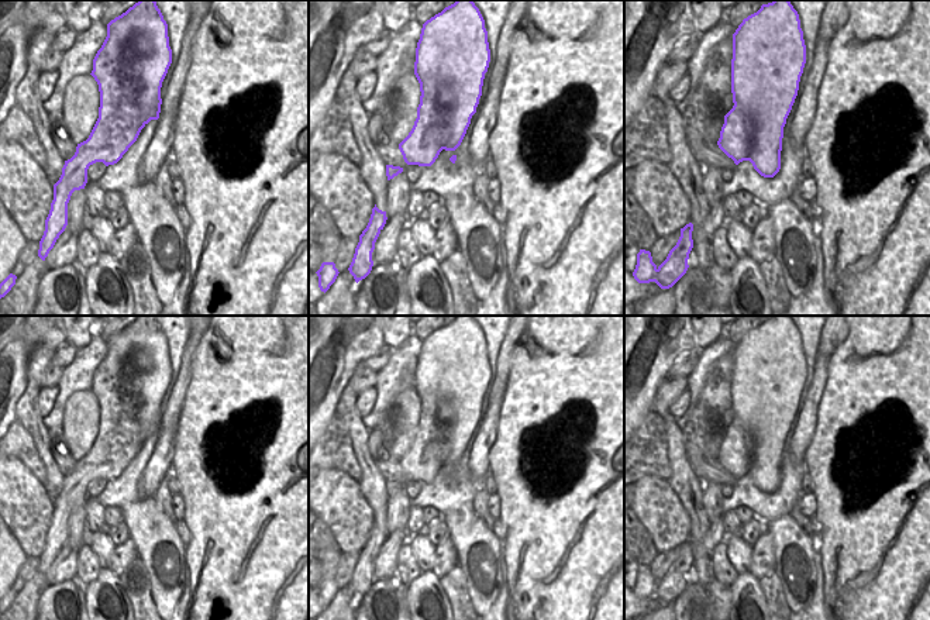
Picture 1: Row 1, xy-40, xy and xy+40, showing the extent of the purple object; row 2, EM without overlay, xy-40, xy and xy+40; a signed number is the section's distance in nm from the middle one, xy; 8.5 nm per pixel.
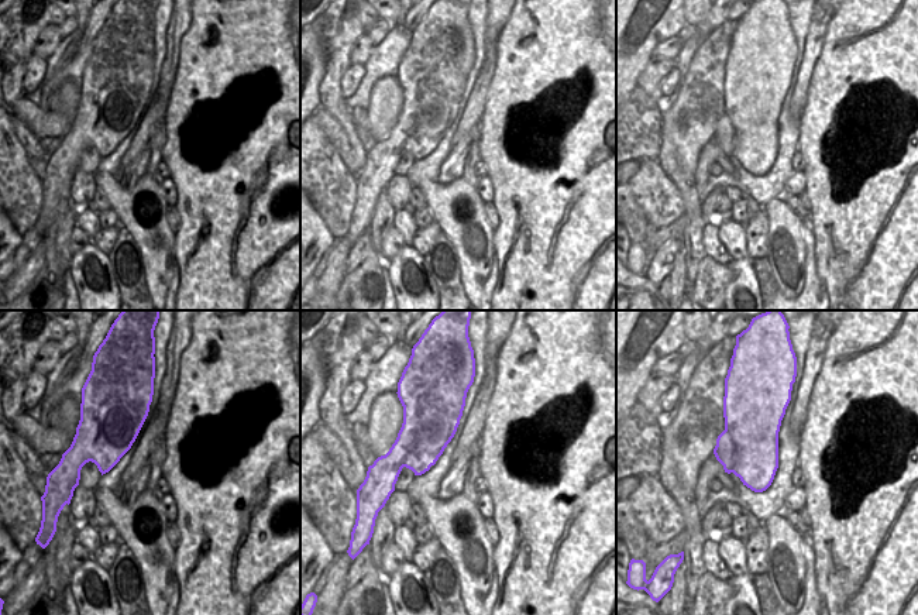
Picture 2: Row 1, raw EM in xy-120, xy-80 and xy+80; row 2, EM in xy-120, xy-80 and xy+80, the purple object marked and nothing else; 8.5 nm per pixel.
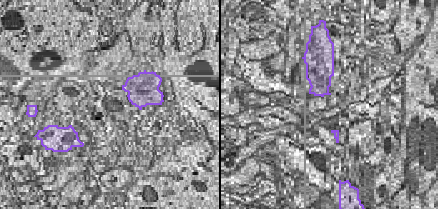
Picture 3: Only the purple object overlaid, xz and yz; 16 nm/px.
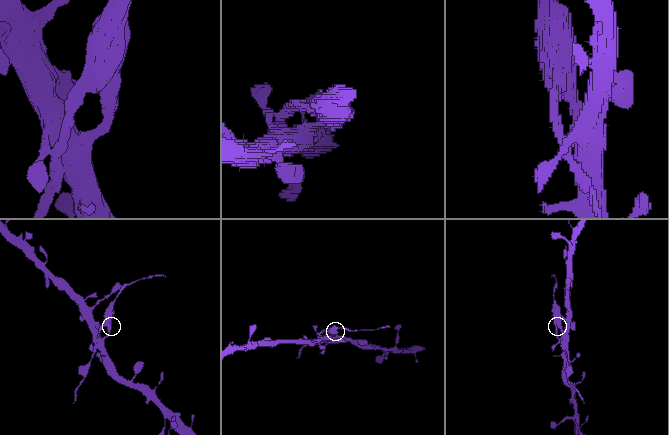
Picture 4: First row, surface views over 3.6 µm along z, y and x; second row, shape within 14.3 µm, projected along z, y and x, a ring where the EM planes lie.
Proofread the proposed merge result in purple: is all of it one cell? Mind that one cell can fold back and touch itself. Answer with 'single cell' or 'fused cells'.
fused cells

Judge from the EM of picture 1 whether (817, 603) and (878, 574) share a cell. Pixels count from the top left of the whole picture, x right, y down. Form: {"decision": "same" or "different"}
{"decision": "different"}

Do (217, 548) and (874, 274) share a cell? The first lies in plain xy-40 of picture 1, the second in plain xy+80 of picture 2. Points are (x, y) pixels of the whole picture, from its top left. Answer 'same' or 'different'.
same

